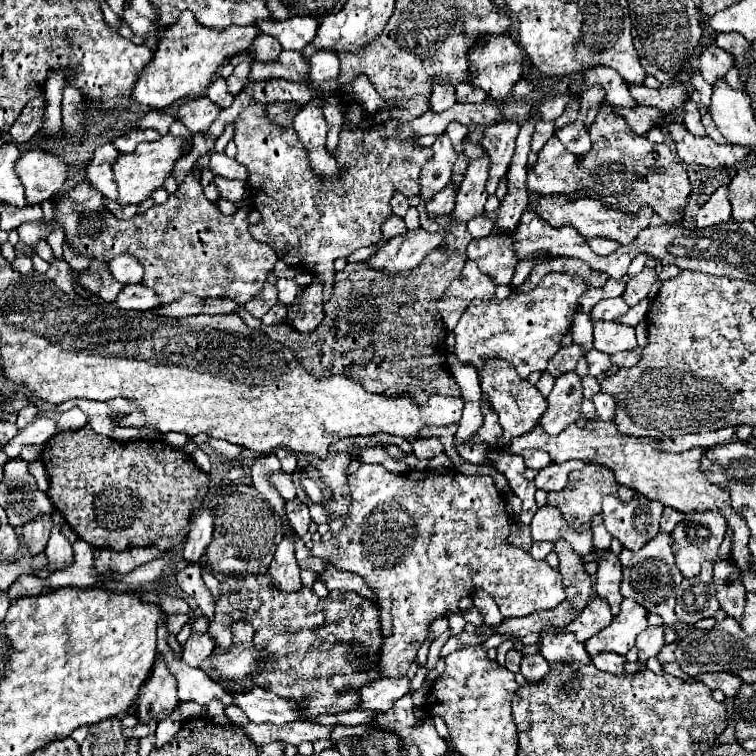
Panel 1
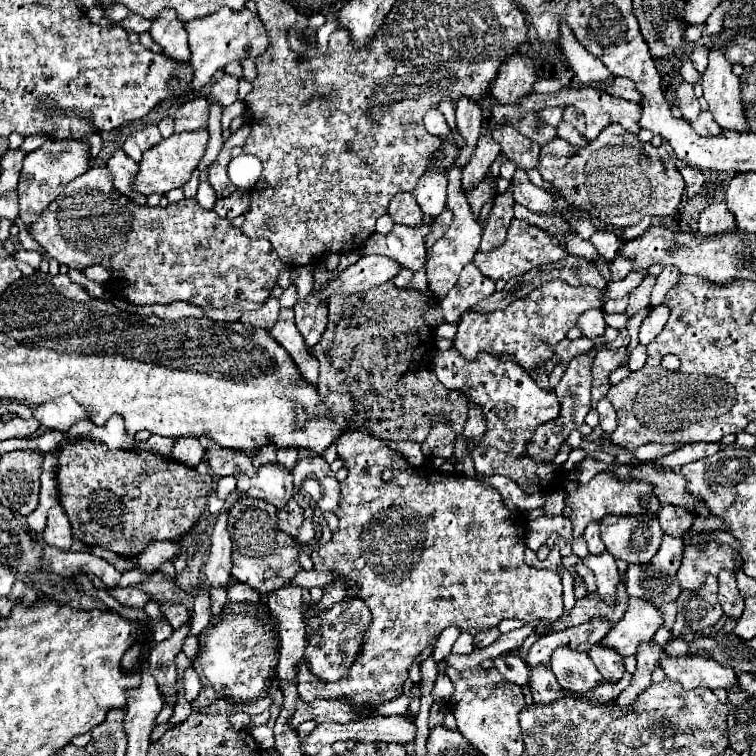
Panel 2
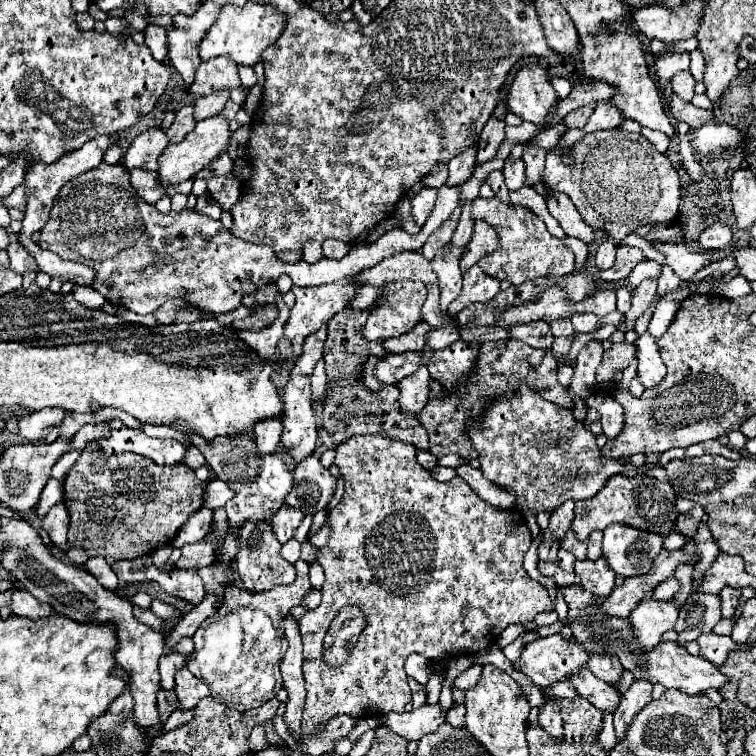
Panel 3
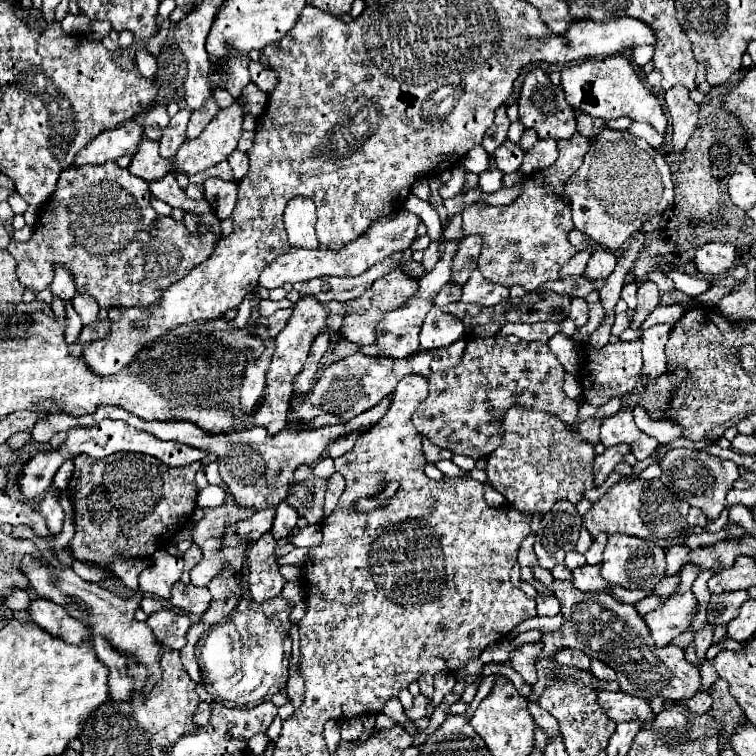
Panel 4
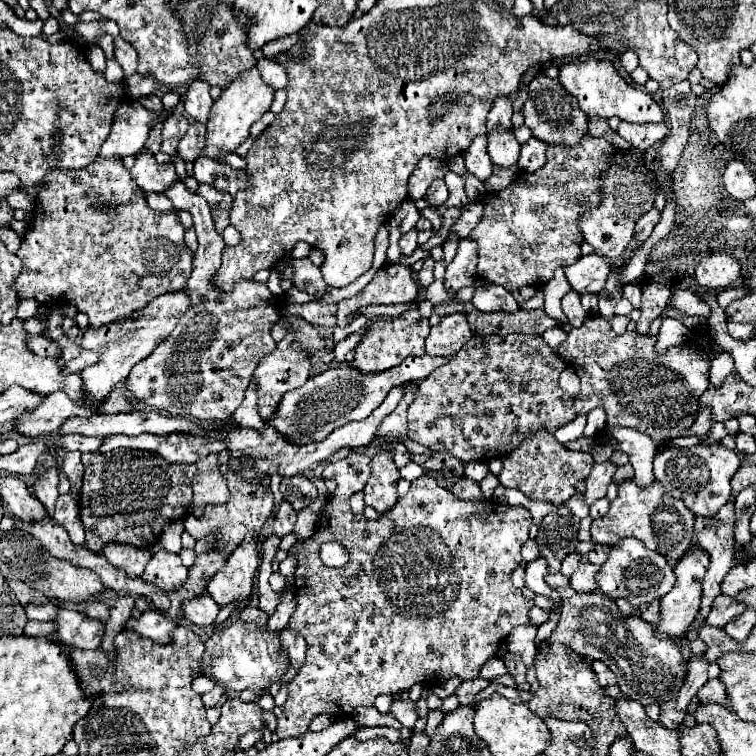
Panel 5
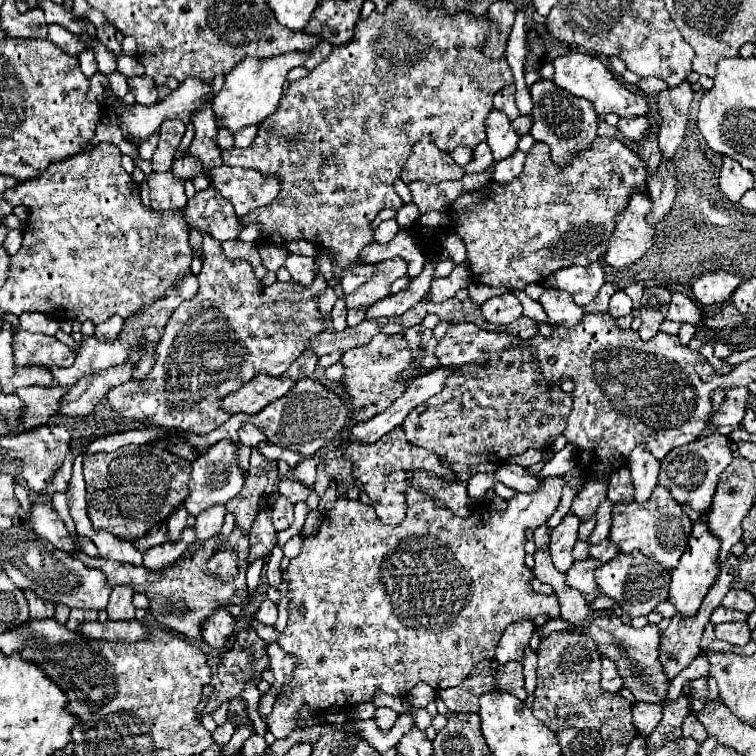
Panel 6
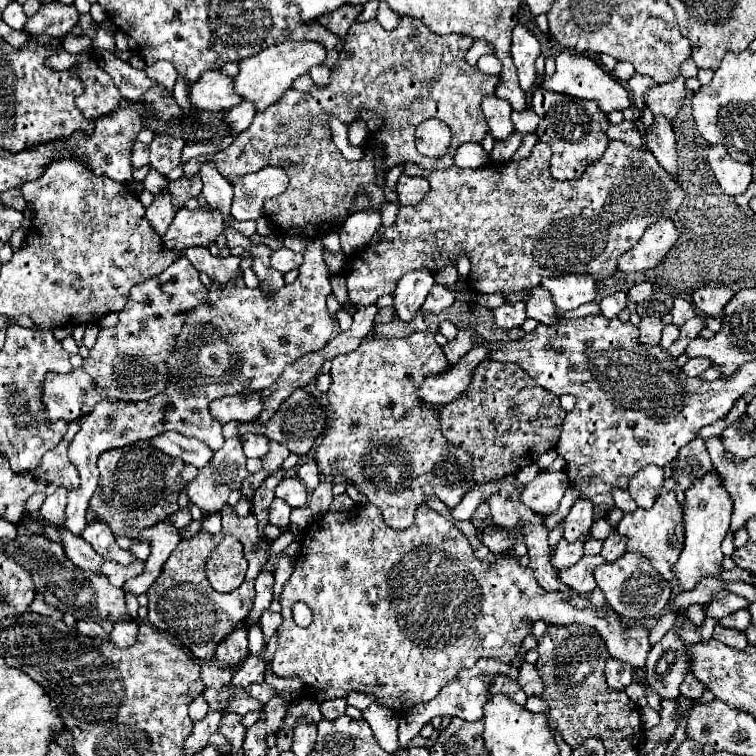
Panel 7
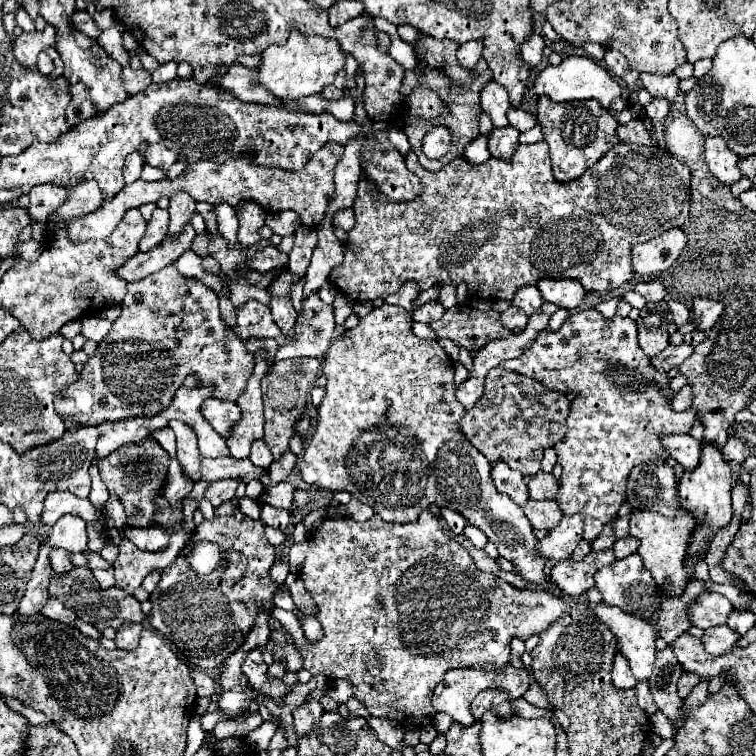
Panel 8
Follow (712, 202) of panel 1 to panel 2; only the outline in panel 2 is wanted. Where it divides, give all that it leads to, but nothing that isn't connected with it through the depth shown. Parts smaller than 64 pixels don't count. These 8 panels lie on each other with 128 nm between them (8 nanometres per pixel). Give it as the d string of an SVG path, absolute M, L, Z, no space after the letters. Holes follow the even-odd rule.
M714 202L700 212L698 232L704 236L734 230L734 228L736 228L736 220L734 214L728 210L726 202Z

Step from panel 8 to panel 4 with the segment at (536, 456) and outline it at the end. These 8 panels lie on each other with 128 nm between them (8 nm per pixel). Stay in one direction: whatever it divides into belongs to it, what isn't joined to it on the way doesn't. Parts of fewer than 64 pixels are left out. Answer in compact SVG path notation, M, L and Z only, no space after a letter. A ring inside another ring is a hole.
M478 336L468 342L462 362L456 368L434 372L428 378L430 394L412 414L412 424L420 434L428 436L432 444L446 448L452 454L464 454L474 460L480 460L480 458L486 458L486 454L490 454L498 446L500 434L494 432L494 424L496 422L500 424L502 414L514 404L524 404L524 406L534 406L536 410L546 410L562 418L562 422L566 424L574 422L578 414L578 404L564 394L562 376L564 376L564 368L558 362L558 358L552 354L548 344L524 342L516 336L496 336L496 338Z

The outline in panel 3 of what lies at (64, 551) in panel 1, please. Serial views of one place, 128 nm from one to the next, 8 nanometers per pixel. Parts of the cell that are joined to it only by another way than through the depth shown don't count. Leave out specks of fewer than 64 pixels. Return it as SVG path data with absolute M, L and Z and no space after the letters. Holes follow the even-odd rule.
M58 502L50 508L50 512L42 520L42 528L48 532L50 540L58 548L70 550L70 544L68 544L68 514L66 514L64 502Z

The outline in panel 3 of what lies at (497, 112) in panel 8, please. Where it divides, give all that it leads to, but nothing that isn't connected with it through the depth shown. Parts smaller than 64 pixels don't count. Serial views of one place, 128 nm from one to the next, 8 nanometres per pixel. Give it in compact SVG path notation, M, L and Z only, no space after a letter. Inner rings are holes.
M506 160L506 166L502 170L504 178L506 178L506 186L510 192L520 190L522 186L526 186L526 176L524 176L524 162L522 160Z

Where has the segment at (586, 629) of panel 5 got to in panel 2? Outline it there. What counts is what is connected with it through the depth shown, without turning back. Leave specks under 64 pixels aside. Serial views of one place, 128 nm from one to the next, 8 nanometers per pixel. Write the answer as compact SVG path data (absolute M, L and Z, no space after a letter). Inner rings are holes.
M662 654L660 668L666 676L686 690L694 690L698 686L706 686L710 690L724 688L730 690L736 684L736 674L730 668L720 666L714 660L706 660L702 656L666 656Z

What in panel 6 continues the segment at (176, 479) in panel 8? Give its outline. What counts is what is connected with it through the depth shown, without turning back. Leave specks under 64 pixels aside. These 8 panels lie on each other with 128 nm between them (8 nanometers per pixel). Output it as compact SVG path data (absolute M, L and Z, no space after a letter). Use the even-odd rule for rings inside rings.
M116 586L110 594L110 602L106 606L108 618L110 620L133 620L136 608L132 604L132 596L134 592L130 590L130 586Z

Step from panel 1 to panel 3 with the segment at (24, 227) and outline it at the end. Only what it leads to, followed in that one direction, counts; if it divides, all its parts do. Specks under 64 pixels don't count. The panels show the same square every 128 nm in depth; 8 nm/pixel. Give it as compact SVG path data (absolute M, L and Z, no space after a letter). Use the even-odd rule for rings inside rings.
M102 162L100 166L70 180L60 190L58 198L54 200L48 222L40 230L38 246L44 250L56 252L64 260L82 262L84 266L94 268L98 274L96 290L102 292L108 302L125 307L136 314L150 314L158 306L162 306L166 300L172 300L172 298L184 298L204 312L226 314L226 312L240 308L242 298L246 294L254 294L262 286L274 284L278 280L278 276L282 276L282 274L288 274L292 278L292 282L298 286L330 284L330 282L338 282L338 280L354 274L354 270L372 268L394 252L418 250L426 242L426 238L428 238L426 232L410 236L404 230L390 230L384 236L380 236L374 244L352 246L350 252L342 260L322 258L316 264L308 264L304 260L298 264L286 264L274 256L274 250L270 246L244 242L244 240L232 236L232 232L226 230L220 220L200 214L198 210L184 208L182 212L168 212L168 214L158 212L152 204L142 202L134 194L132 186L126 178L126 168L122 168L120 164Z

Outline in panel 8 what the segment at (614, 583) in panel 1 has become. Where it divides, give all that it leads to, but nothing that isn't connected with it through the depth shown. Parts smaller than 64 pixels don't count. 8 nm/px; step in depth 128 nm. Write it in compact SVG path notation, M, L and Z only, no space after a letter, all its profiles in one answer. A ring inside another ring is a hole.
M612 550L604 552L590 552L580 562L574 560L562 560L556 562L552 568L552 580L558 584L558 588L568 596L580 596L586 590L594 586L594 572L602 566L612 564L616 558Z

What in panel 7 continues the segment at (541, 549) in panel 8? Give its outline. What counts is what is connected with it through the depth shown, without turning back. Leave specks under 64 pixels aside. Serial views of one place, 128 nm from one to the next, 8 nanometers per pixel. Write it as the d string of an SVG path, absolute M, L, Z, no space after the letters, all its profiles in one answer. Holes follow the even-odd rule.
M580 498L574 502L570 514L564 518L564 538L574 542L582 538L590 530L594 522L594 506L590 504L588 498Z

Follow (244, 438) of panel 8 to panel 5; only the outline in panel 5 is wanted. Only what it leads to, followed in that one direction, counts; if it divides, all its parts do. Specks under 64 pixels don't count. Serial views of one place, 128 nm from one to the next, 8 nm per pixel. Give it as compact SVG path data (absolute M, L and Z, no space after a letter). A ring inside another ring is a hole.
M214 454L198 460L198 472L194 476L192 482L192 490L194 490L194 508L200 506L204 508L206 504L222 504L226 502L226 498L230 496L228 486L224 482L224 478L220 476L218 470L218 460Z

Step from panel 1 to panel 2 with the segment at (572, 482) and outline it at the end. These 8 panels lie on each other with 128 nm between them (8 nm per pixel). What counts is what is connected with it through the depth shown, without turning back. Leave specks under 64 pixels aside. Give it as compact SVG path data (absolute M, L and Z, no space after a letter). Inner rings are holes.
M600 472L588 484L578 484L574 492L566 494L566 504L564 504L562 516L570 518L570 522L574 526L574 538L578 538L584 534L584 530L590 522L602 520L608 512L612 512L612 514L642 514L642 512L658 514L658 510L660 510L660 502L654 494L654 488L648 482L636 480L636 488L624 488L624 484L618 478L614 478L614 474ZM488 476L484 478L484 482L488 486L494 486L500 494L502 500L506 502L506 506L516 508L516 510L534 510L534 508L542 508L548 500L548 492L534 492L534 494L524 494L524 490L518 488L518 484L506 476Z

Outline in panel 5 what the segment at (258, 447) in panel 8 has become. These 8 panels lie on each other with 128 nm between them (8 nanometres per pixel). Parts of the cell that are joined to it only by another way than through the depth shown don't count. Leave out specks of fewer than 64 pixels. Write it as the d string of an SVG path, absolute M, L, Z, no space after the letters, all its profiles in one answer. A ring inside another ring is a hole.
M252 380L250 386L246 388L244 400L240 404L240 408L232 414L236 418L236 422L240 424L240 428L254 428L254 430L264 430L266 424L262 422L260 414L258 414L258 388L256 382Z

